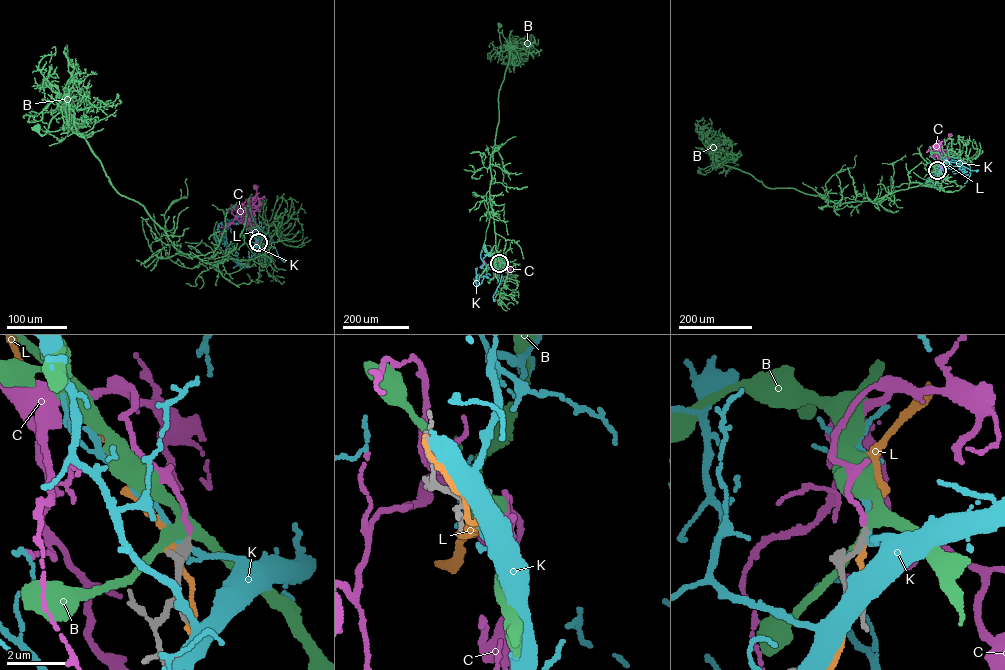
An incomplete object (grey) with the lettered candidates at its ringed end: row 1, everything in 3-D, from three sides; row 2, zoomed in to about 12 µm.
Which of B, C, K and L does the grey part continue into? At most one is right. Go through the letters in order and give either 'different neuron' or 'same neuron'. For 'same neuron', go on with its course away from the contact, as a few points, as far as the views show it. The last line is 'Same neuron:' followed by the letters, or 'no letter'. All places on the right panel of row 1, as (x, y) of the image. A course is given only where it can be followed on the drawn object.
B: different neuron
C: same neuron; course (937, 170), (938, 159), (934, 149), (944, 144), (950, 134)
K: different neuron
L: different neuron
Same neuron: C

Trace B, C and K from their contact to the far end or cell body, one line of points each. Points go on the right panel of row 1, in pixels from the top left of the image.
B: (937, 170), (924, 184), (840, 203), (767, 187), (719, 163), (716, 154), (711, 170), (699, 170)
C: (937, 170), (938, 159), (934, 149), (944, 144), (950, 134)
K: (937, 170), (943, 161), (977, 170)

